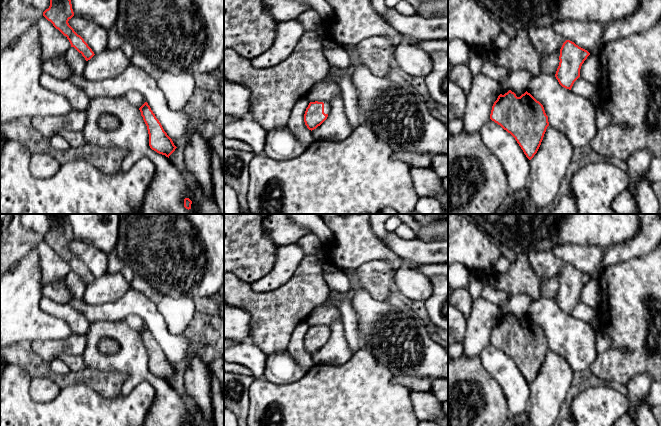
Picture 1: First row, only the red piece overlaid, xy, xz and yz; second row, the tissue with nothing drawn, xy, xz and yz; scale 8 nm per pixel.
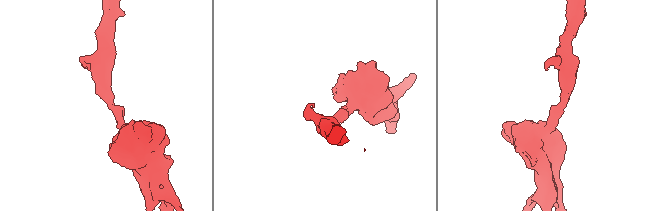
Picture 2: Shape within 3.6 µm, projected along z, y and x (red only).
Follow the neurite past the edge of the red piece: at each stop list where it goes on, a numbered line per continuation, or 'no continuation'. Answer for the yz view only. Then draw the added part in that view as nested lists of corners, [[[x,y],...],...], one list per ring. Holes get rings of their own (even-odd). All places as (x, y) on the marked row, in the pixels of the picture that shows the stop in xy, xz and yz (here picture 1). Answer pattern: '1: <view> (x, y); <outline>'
no continuation

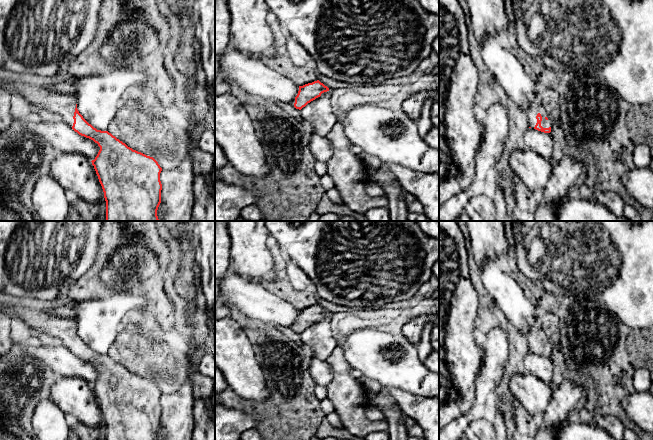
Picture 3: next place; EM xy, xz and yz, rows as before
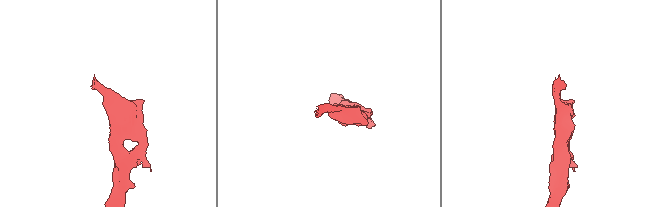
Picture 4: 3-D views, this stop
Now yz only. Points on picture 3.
1: yz (546, 102); [[[541,84],[536,92],[534,101],[528,111],[528,121],[531,128],[534,128],[537,114],[542,116],[541,126],[549,128],[560,118],[559,94],[548,84]]]

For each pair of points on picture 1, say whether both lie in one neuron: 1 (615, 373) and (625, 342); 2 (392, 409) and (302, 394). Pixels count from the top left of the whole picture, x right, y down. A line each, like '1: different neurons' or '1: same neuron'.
1: same neuron
2: same neuron

